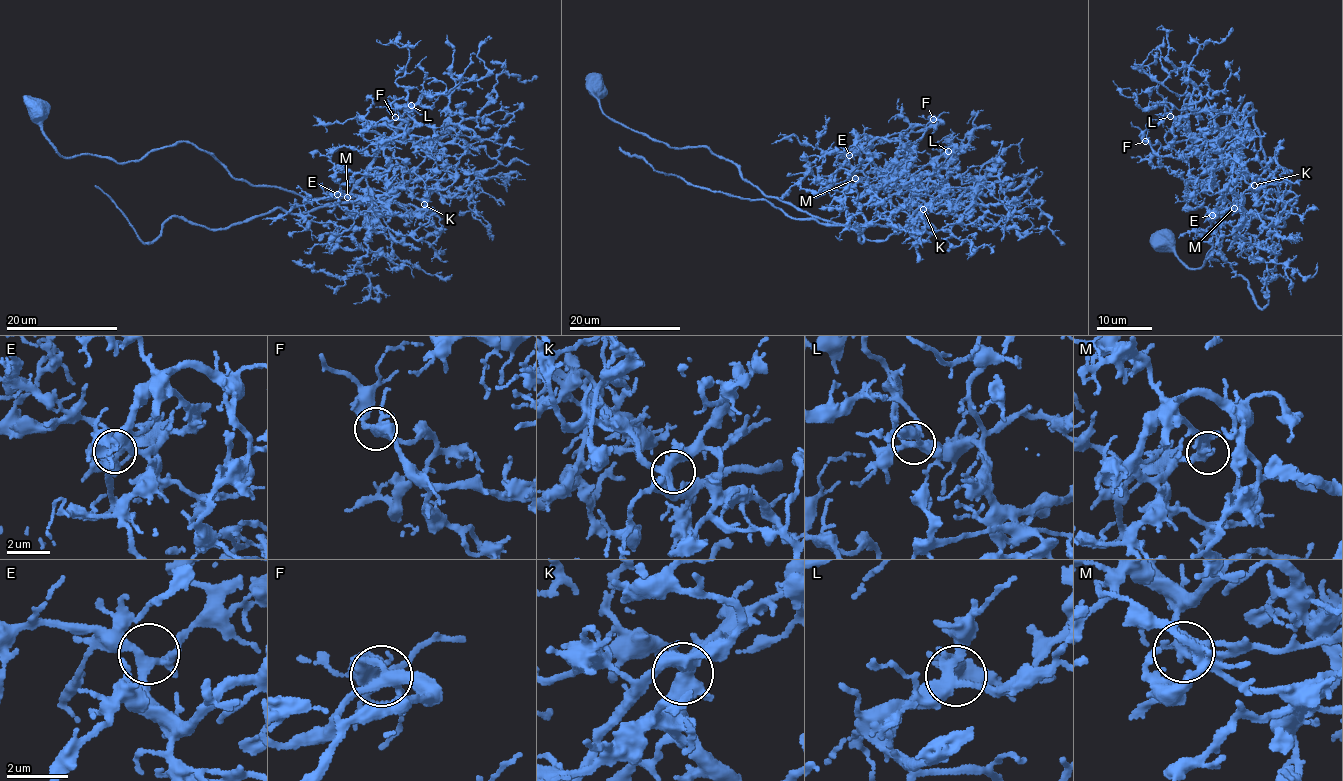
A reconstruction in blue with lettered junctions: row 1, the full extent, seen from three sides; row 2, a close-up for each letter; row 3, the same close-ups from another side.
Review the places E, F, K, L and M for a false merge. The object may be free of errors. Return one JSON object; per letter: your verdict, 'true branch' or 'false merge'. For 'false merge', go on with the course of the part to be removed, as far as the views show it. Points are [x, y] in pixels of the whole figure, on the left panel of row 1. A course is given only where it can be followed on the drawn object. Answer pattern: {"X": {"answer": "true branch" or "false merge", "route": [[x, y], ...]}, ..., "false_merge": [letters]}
{"E": {"answer": "true branch"}, "F": {"answer": "true branch"}, "K": {"answer": "true branch"}, "L": {"answer": "true branch"}, "M": {"answer": "false merge", "route": [[347, 197], [372, 190], [376, 231], [368, 205], [346, 202], [224, 228], [173, 217], [149, 242], [94, 186]]}, "false_merge": ["M"]}

